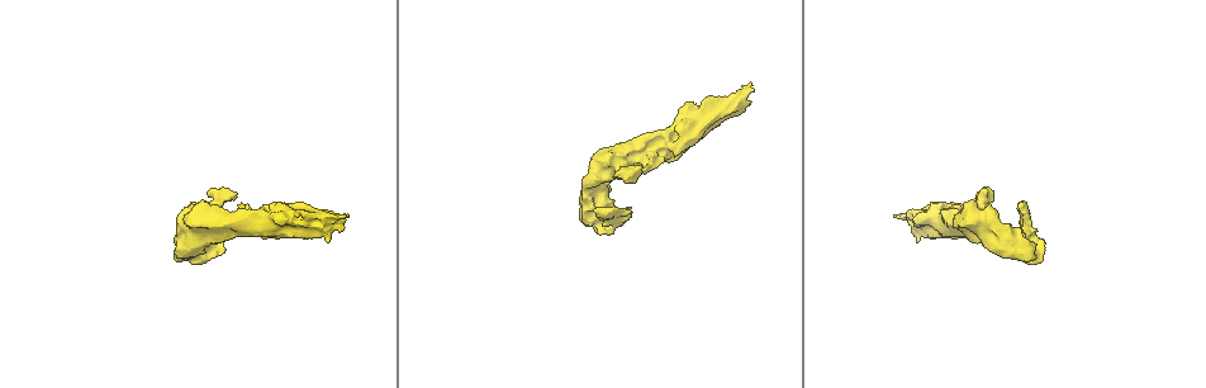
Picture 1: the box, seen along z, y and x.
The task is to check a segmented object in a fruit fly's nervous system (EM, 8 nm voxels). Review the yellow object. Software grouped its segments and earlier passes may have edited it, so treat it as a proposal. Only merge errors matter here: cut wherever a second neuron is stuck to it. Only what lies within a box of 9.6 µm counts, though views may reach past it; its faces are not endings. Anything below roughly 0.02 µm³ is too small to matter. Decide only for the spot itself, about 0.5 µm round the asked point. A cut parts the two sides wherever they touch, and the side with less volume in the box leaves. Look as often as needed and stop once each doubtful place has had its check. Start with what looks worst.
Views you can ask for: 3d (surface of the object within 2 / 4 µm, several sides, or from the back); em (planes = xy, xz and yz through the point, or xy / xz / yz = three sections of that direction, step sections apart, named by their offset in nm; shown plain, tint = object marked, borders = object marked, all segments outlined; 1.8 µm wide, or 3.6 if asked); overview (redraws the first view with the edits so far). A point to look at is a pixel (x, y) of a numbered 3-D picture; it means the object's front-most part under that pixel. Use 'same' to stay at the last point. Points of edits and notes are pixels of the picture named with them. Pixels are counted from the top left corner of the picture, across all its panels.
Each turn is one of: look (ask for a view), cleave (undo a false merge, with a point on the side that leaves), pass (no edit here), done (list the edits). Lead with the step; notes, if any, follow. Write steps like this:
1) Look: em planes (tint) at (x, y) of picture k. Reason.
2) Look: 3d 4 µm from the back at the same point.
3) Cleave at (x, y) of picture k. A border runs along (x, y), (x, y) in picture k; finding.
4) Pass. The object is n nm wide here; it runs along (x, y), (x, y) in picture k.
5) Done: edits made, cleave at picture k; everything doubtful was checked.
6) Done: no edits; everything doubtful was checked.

Look: em planes (tint) at (192, 245) of picture 1.

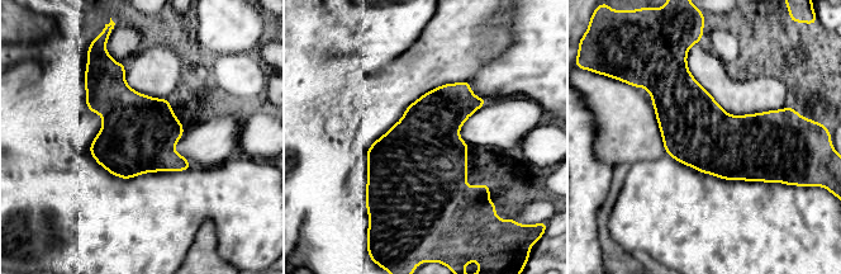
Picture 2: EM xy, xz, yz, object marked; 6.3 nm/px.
Pass. The object is 440 nm wide here; all the same neuron.

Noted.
Look: em planes (tint) at (1030, 236) of picture 1. Three arms meet.

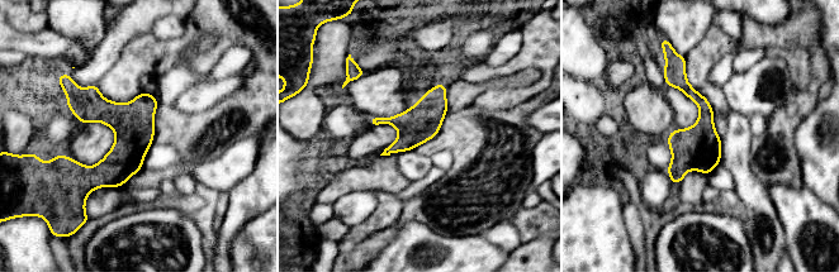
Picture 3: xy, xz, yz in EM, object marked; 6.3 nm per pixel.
Pass. It runs along (677, 61), (705, 125), (674, 180) in picture 3; continuous, no second neuron.

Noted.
Look: em 3.6 µm planes (tint) at (322, 216) of picture 1. Thick turns thin.

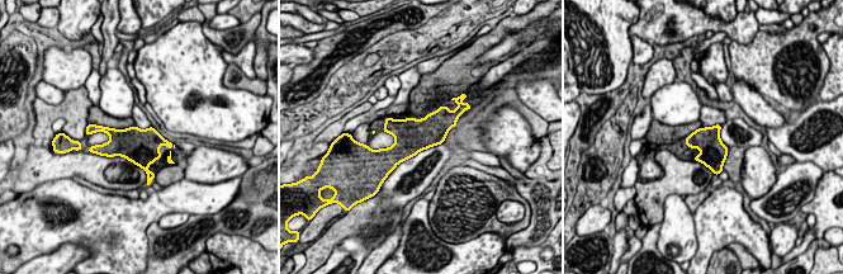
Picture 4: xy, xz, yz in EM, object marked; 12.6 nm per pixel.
Pass. The object is 360 nm wide here; continuous, no second neuron.

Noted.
Done: no edits; everything doubtful was checked.

